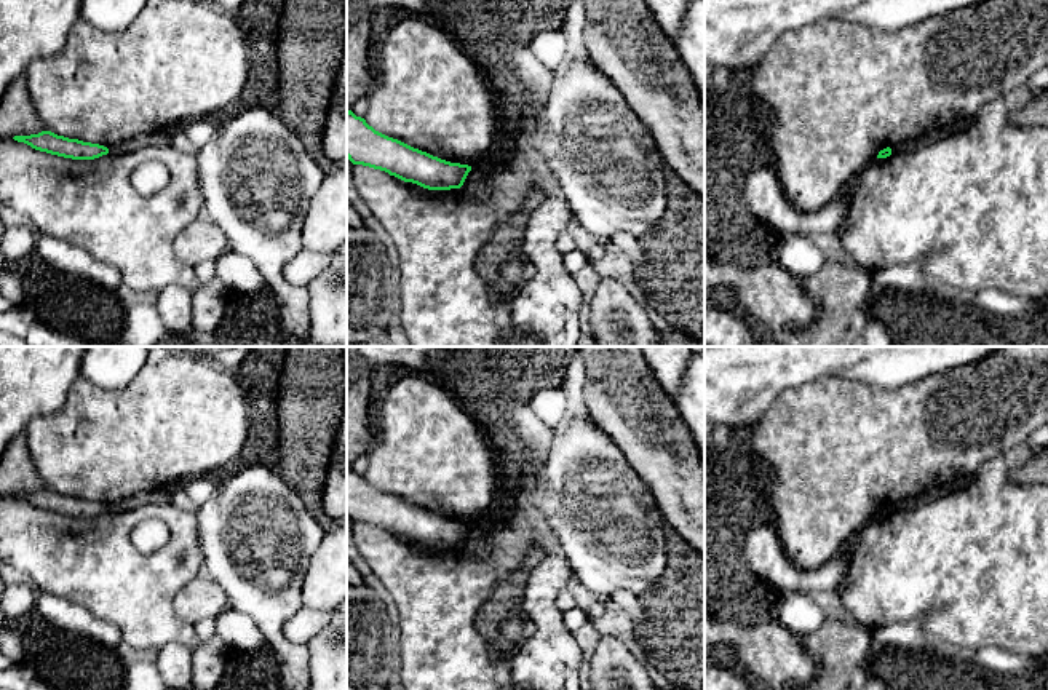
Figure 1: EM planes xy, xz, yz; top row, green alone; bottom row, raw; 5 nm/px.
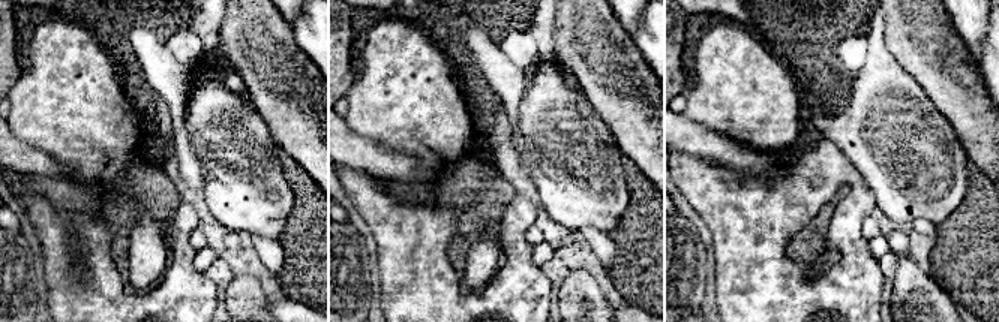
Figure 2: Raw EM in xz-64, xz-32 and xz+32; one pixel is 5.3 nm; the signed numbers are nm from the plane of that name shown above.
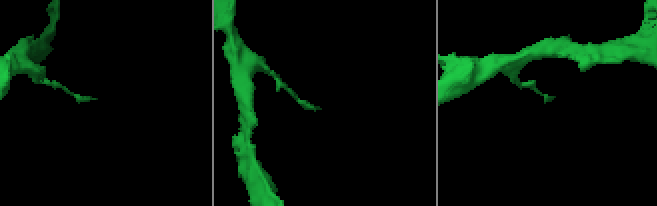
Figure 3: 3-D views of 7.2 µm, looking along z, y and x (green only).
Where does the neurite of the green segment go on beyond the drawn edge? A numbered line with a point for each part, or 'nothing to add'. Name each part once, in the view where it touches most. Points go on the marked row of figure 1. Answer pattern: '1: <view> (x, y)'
1: xz (480, 182)

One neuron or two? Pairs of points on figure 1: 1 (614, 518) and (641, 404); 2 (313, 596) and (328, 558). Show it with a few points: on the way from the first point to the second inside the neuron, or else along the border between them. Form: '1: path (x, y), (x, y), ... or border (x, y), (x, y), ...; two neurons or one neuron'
1: border (604, 432), (651, 491); two neurons
2: path (323, 586), (328, 582), (328, 567); one neuron

